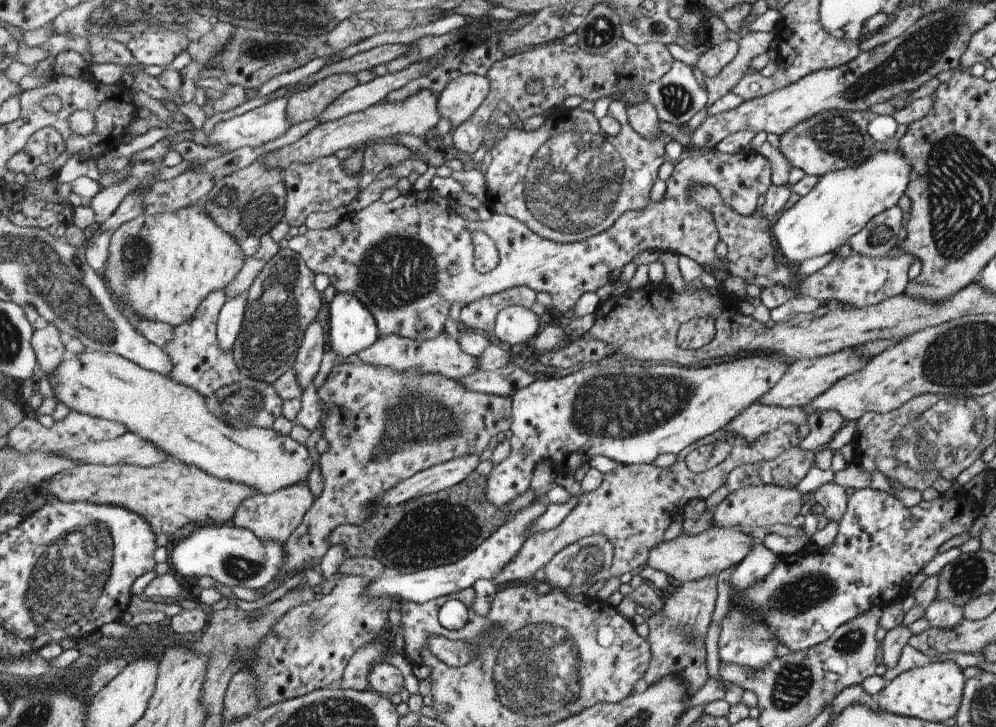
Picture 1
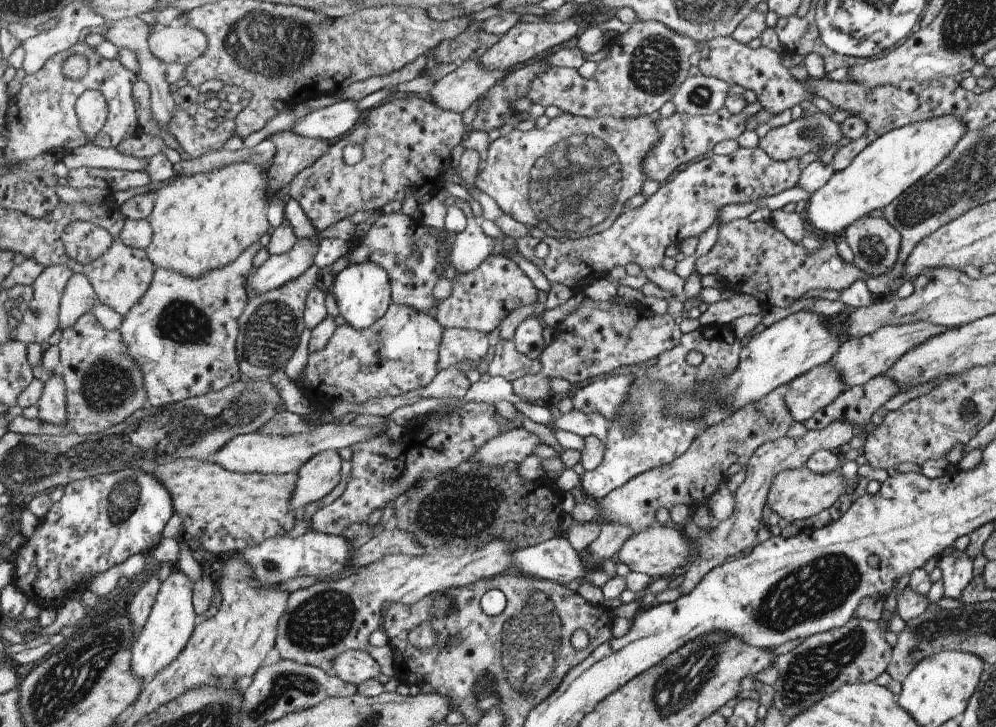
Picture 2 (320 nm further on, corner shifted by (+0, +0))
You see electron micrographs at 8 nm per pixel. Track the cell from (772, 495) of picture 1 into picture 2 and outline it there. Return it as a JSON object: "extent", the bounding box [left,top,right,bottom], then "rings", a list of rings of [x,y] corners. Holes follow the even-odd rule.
{"extent":[765,467,855,523],"rings":[[[806,467],[783,470],[771,480],[765,504],[780,517],[781,522],[792,523],[815,516],[828,509],[842,494],[852,493],[855,482],[847,482],[841,476],[840,468],[827,474],[813,474]]]}

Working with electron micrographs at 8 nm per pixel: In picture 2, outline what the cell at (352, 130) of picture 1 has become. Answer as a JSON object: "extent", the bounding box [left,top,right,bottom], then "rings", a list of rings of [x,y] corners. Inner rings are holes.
{"extent":[427,60,505,114],"rings":[[[465,60],[453,72],[434,81],[427,94],[437,108],[461,114],[473,102],[484,98],[486,91],[505,76],[504,70],[485,70],[477,60]]]}

